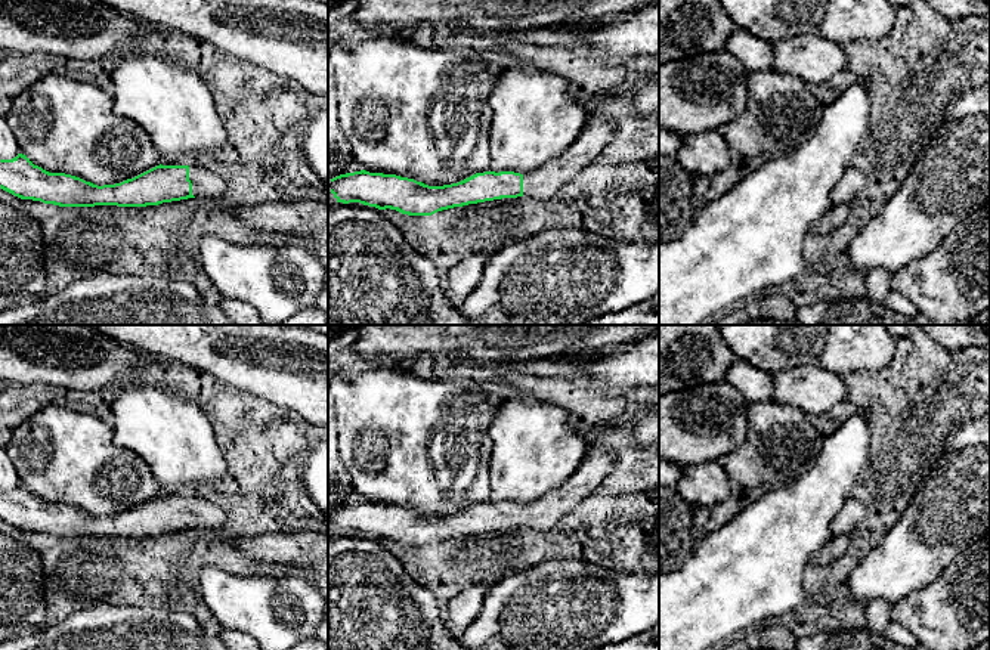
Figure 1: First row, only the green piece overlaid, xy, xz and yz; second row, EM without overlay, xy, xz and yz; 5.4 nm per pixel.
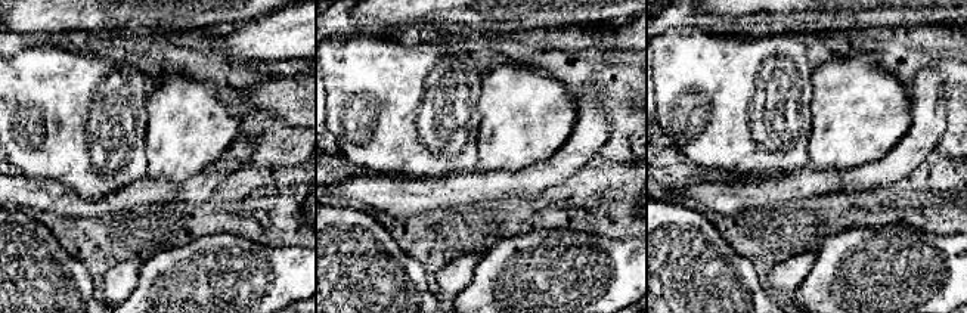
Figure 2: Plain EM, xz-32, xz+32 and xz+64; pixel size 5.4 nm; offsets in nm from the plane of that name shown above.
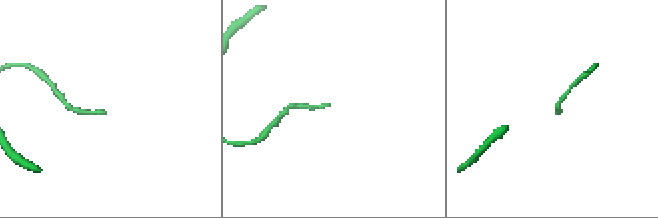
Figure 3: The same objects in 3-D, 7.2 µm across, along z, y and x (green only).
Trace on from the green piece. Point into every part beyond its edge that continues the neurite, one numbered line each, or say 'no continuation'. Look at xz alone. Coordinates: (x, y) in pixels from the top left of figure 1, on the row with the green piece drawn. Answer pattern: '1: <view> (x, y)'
1: xz (541, 183)

